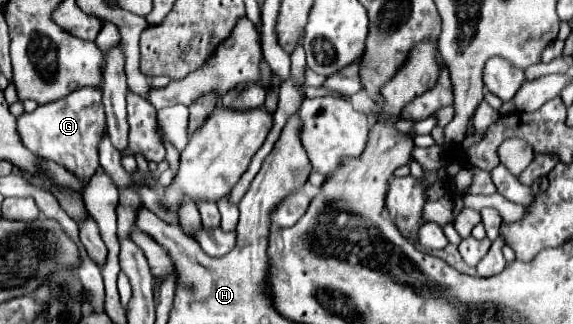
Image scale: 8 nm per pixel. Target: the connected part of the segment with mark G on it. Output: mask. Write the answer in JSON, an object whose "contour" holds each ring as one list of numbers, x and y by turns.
{"contour":[[84,87,68,97,52,101,48,105,40,105,32,113,24,113,16,119,16,129,26,149,30,149,38,157,52,159,64,167,80,181,88,181,98,163,98,143,106,131,104,105,98,87]]}

